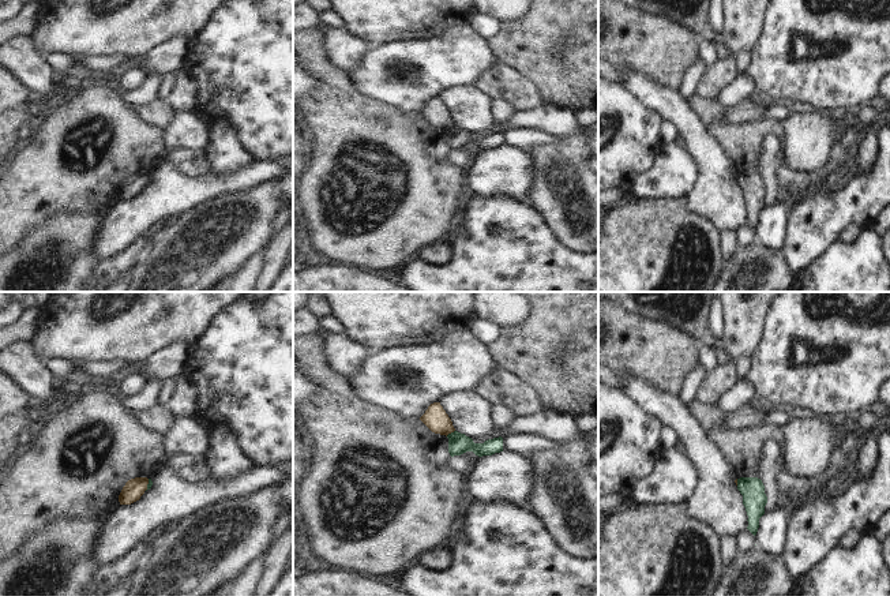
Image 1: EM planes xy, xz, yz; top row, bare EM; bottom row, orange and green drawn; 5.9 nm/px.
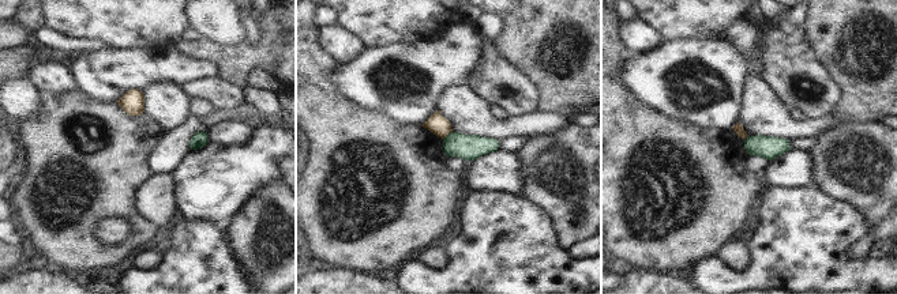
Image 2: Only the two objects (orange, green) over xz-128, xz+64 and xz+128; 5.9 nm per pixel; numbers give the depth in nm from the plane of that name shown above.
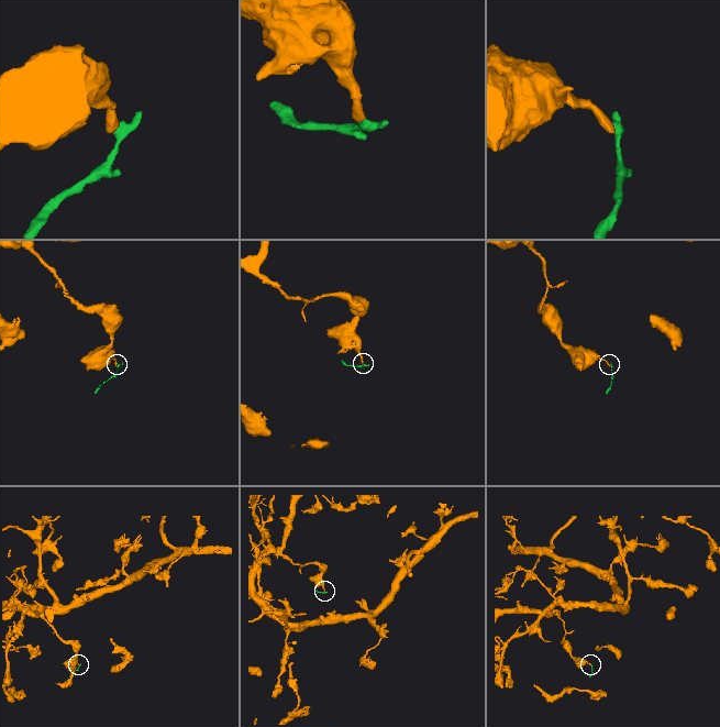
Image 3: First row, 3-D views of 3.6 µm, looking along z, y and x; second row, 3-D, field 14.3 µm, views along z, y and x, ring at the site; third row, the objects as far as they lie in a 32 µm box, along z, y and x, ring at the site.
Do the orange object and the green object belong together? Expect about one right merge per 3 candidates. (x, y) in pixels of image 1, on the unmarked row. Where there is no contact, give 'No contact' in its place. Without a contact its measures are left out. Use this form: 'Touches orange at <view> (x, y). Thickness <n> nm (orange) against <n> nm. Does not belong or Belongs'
Touches orange at xz (450, 127). Thickness 140 nm (orange) against 130 nm. Does not belong.

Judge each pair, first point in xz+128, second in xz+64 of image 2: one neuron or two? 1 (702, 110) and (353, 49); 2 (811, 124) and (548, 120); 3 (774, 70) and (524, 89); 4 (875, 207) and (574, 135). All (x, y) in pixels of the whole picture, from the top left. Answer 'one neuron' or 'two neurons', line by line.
1: two neurons
2: one neuron
3: one neuron
4: one neuron

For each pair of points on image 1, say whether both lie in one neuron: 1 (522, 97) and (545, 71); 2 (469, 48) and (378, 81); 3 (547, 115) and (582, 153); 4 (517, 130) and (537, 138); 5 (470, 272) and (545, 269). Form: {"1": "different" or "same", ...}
{"1": "different", "2": "same", "3": "different", "4": "same", "5": "same"}

